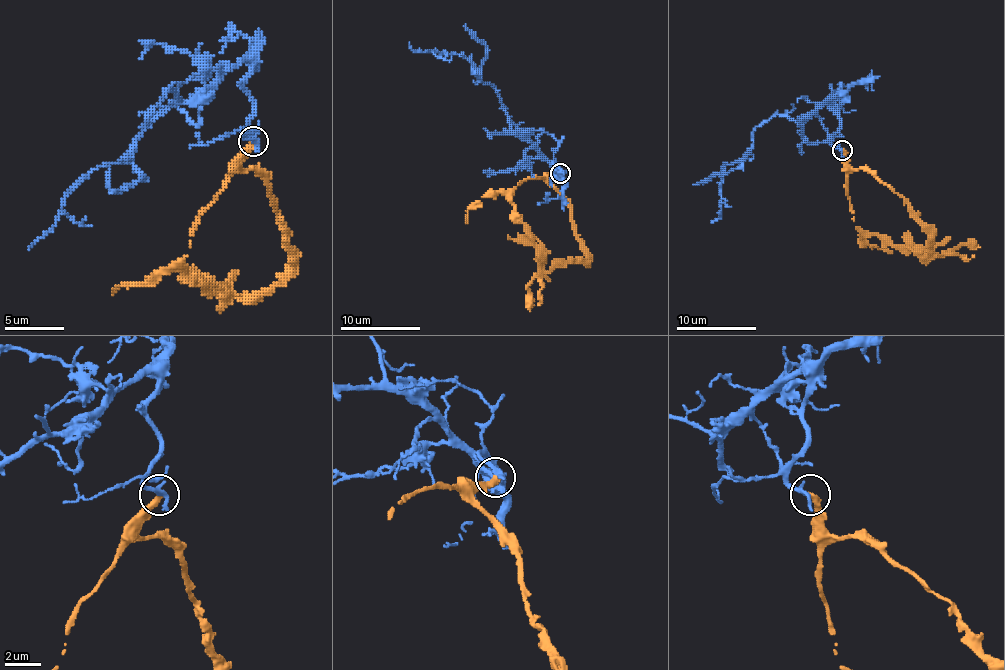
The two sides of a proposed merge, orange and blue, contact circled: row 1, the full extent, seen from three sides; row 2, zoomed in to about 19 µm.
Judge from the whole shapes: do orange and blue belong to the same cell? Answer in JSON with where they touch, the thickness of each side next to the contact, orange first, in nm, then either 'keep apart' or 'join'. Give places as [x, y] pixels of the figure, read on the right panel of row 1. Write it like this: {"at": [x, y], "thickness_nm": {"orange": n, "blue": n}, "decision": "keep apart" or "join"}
{"at": [842, 150], "thickness_nm": {"orange": 360, "blue": 320}, "decision": "keep apart"}

